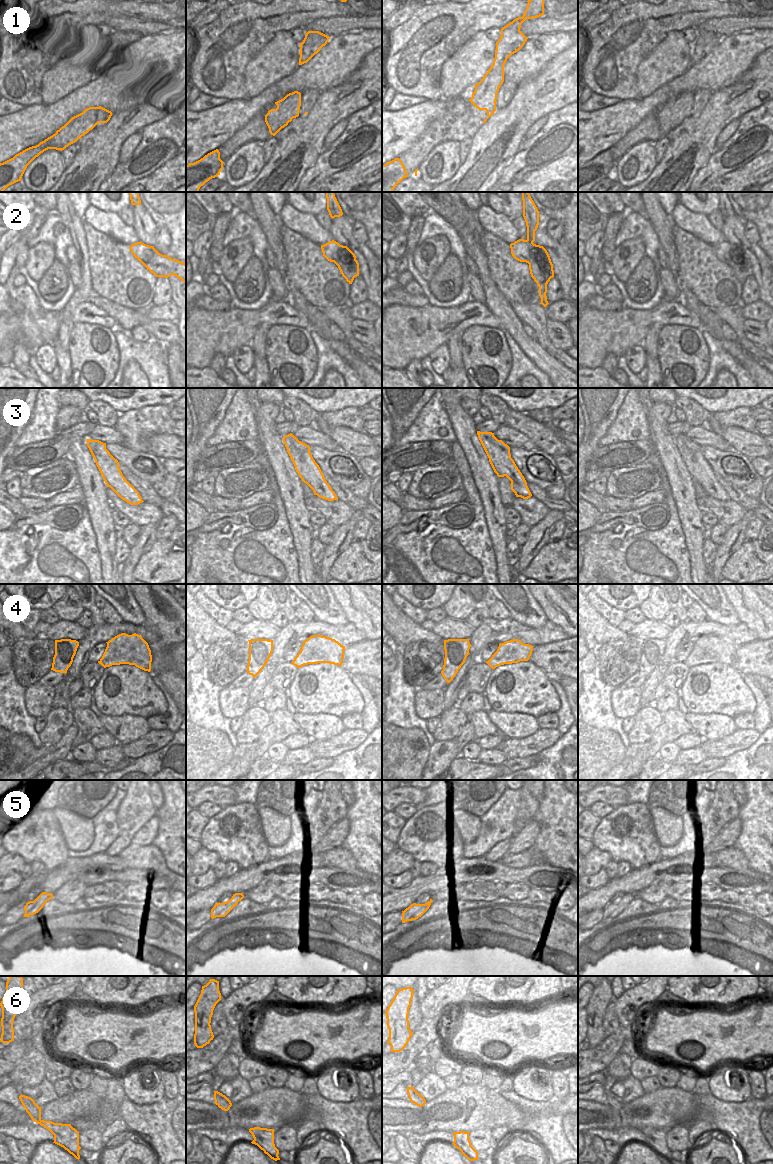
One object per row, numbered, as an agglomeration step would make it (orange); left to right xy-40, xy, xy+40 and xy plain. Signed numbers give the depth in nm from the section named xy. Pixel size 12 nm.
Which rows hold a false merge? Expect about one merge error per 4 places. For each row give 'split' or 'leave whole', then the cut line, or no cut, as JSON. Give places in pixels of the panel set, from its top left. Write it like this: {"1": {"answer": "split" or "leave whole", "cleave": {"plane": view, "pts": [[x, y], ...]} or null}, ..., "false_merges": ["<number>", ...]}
{"1": {"answer": "split", "cleave": {"plane": "xy-40", "pts": [[98, 107], [95, 124]]}}, "2": {"answer": "split", "cleave": {"plane": "xy+40", "pts": [[527, 239], [530, 244], [530, 259], [528, 263]]}}, "3": {"answer": "leave whole", "cleave": null}, "4": {"answer": "leave whole", "cleave": null}, "5": {"answer": "leave whole", "cleave": null}, "6": {"answer": "leave whole", "cleave": null}, "false_merges": ["1", "2"]}

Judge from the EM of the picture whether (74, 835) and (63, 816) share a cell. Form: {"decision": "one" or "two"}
{"decision": "one"}

